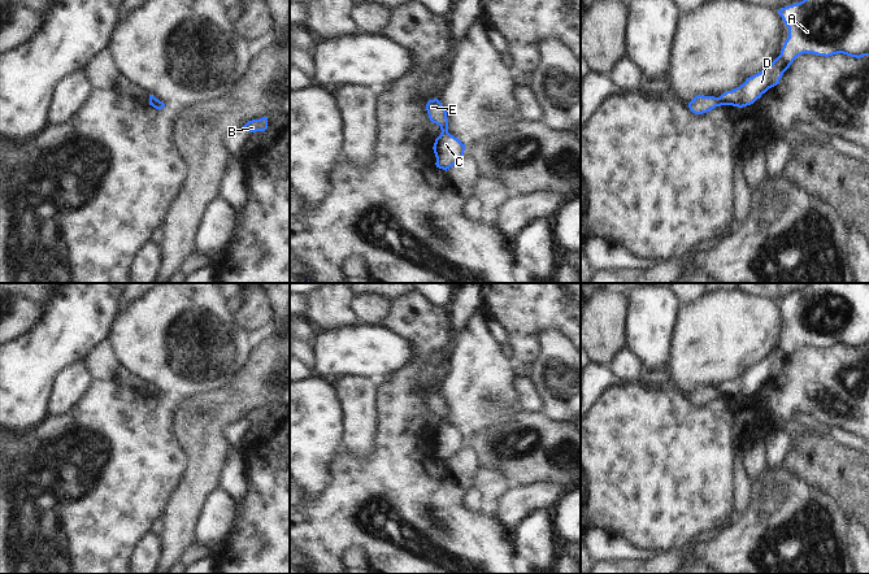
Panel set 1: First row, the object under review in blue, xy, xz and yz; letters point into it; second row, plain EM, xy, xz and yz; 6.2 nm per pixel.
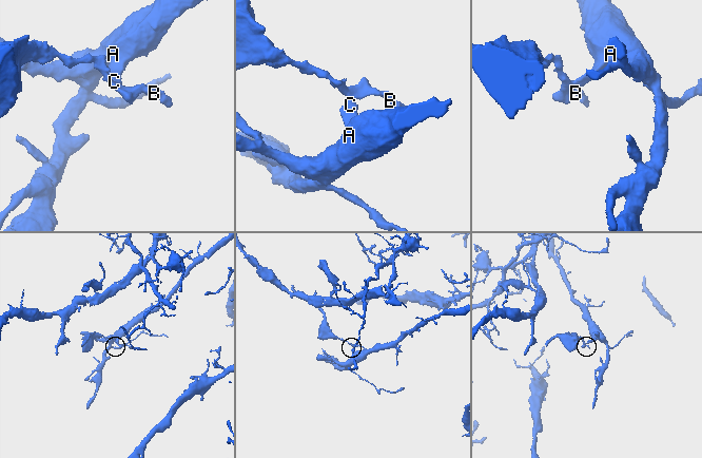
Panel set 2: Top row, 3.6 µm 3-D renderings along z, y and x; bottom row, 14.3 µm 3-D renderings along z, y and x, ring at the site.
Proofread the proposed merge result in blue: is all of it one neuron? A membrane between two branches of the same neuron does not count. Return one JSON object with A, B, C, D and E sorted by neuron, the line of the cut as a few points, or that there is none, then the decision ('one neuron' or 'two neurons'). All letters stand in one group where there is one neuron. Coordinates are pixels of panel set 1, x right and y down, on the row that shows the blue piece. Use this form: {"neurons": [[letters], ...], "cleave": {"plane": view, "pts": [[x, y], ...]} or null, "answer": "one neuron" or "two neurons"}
{"neurons": [["A", "C", "D"], ["B", "E"]], "cleave": {"plane": "yz", "pts": [[720, 96], [725, 104]]}, "answer": "two neurons"}

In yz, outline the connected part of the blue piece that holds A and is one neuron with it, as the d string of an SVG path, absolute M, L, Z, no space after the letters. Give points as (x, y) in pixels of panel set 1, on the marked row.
M803 0L778 10L788 27L781 55L760 73L746 79L739 87L720 97L725 105L743 108L753 104L769 88L777 86L794 60L803 53L833 56L843 53L851 57L869 56L869 0Z

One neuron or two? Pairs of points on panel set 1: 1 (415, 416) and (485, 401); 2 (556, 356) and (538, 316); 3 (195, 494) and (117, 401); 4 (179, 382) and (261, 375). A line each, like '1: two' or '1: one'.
1: two
2: two
3: two
4: two

